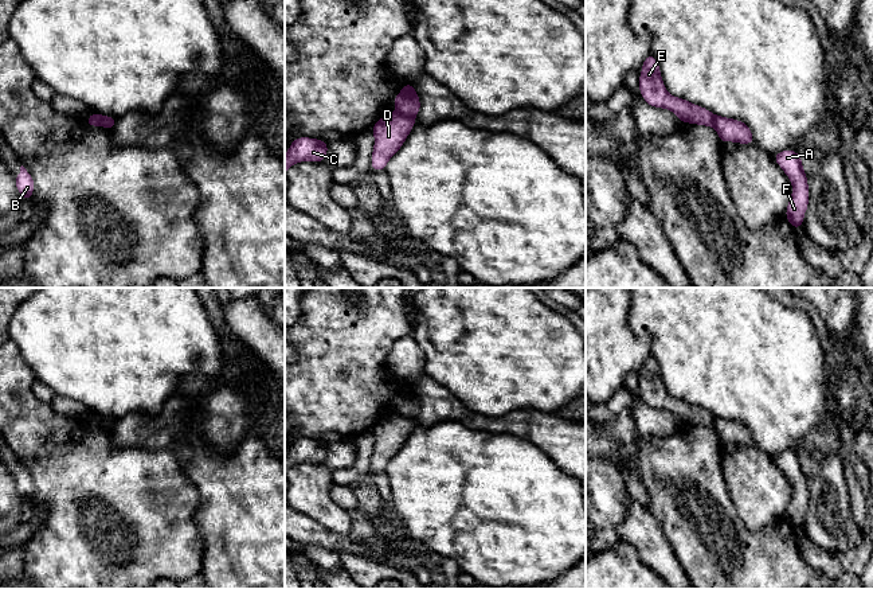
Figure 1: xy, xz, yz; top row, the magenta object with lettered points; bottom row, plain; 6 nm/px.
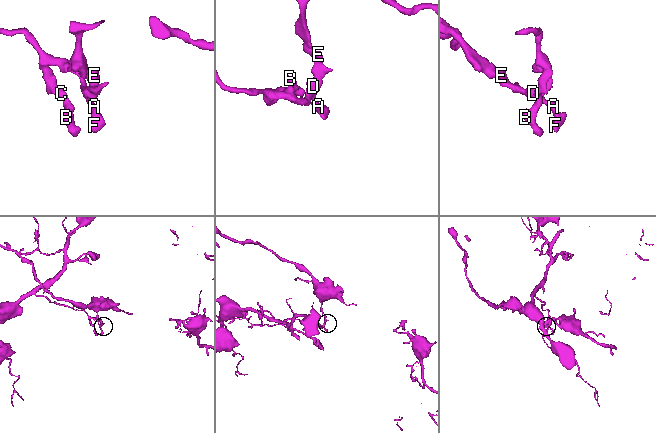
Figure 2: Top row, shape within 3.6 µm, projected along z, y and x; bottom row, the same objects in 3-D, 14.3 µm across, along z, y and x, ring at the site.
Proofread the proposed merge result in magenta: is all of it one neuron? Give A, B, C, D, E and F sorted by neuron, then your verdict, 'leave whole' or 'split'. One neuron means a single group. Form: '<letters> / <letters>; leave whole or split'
A B C D F / E; split

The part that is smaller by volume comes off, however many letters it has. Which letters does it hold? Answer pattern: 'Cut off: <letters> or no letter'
Cut off: E

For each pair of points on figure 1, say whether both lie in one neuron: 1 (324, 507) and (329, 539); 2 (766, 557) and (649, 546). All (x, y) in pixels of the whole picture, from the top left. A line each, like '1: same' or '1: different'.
1: different
2: different

